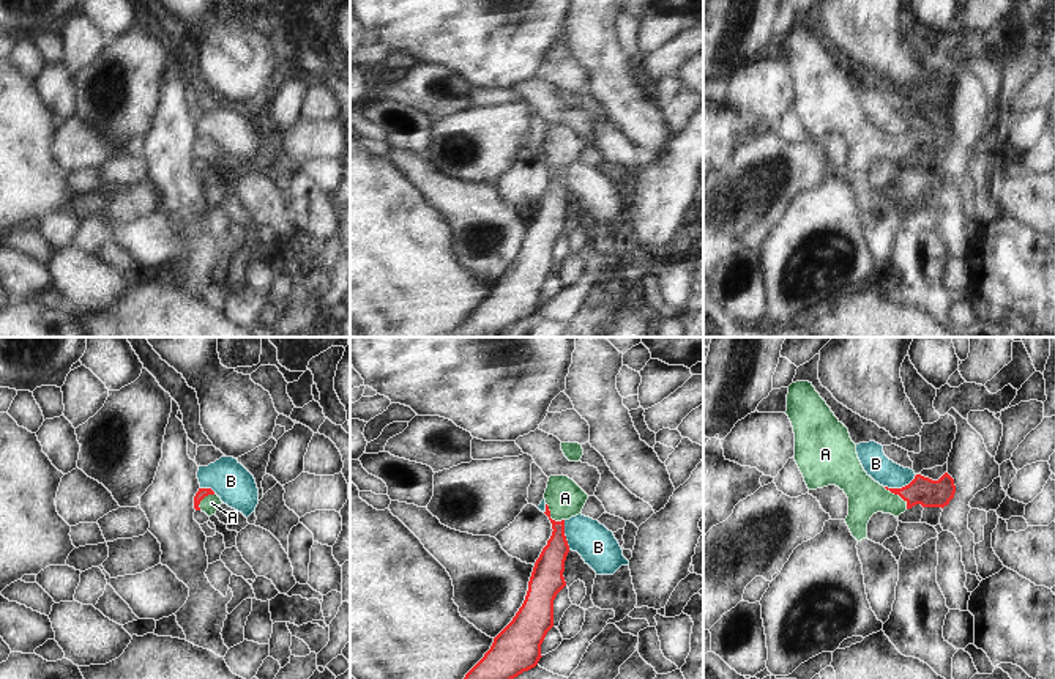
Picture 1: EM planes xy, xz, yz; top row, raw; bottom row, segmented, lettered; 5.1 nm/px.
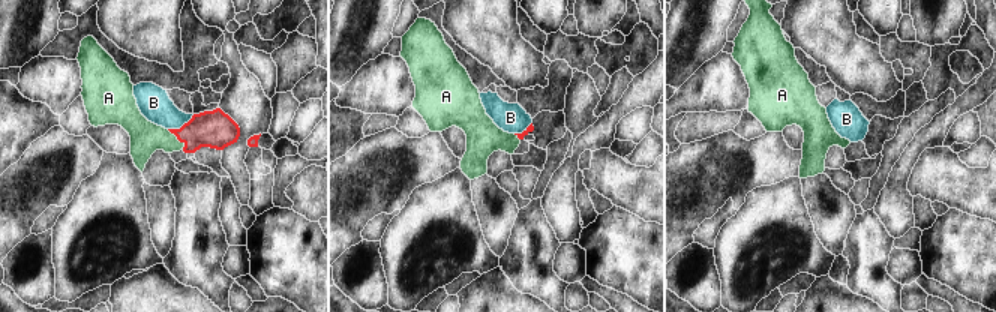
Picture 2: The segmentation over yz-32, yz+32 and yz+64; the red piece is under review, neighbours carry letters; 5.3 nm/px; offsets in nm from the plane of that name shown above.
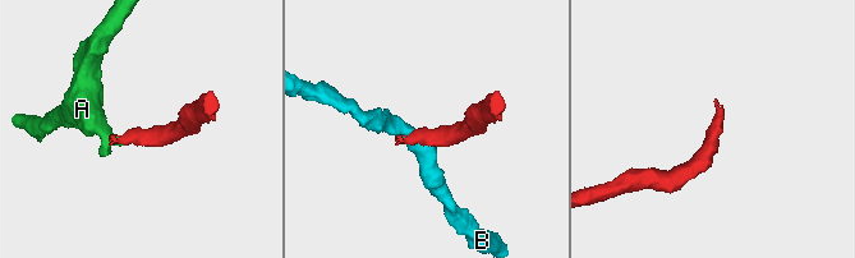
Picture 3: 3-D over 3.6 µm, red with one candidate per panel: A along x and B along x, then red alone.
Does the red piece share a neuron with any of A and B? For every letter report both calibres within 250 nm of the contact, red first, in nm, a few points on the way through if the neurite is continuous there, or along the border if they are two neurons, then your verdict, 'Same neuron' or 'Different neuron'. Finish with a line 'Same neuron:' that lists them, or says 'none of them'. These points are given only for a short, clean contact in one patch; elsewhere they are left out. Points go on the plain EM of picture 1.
A: Thickness 140 nm (red) against 190 nm. Path across: yz (921, 137), (898, 140), (866, 144). Same neuron
B: Thickness 140 nm (red) against 140 nm. Boundary: yz (917, 122), (901, 134), (885, 134). Different neuron
Same neuron: A

